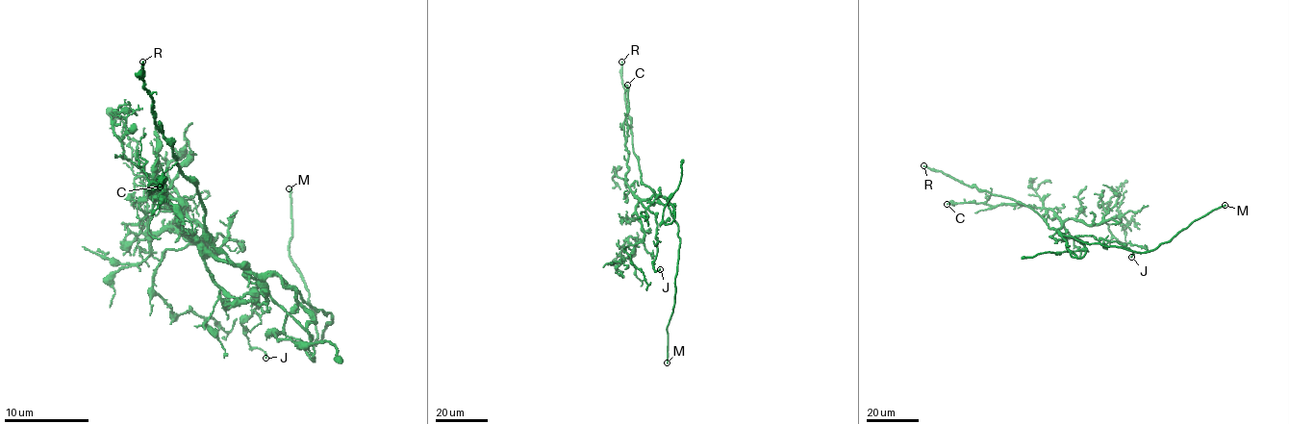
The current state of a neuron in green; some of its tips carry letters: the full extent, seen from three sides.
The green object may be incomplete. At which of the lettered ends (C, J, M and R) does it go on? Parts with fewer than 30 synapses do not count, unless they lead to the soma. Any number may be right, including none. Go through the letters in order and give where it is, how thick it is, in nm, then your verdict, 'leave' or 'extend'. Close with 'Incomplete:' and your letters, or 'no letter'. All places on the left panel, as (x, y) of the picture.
C: at (160, 187); 150 nm thick; leave
J: at (265, 358); 140 nm thick; leave
M: at (289, 188); 200 nm thick; extend
R: at (142, 62); 190 nm thick; leave
Incomplete: M

